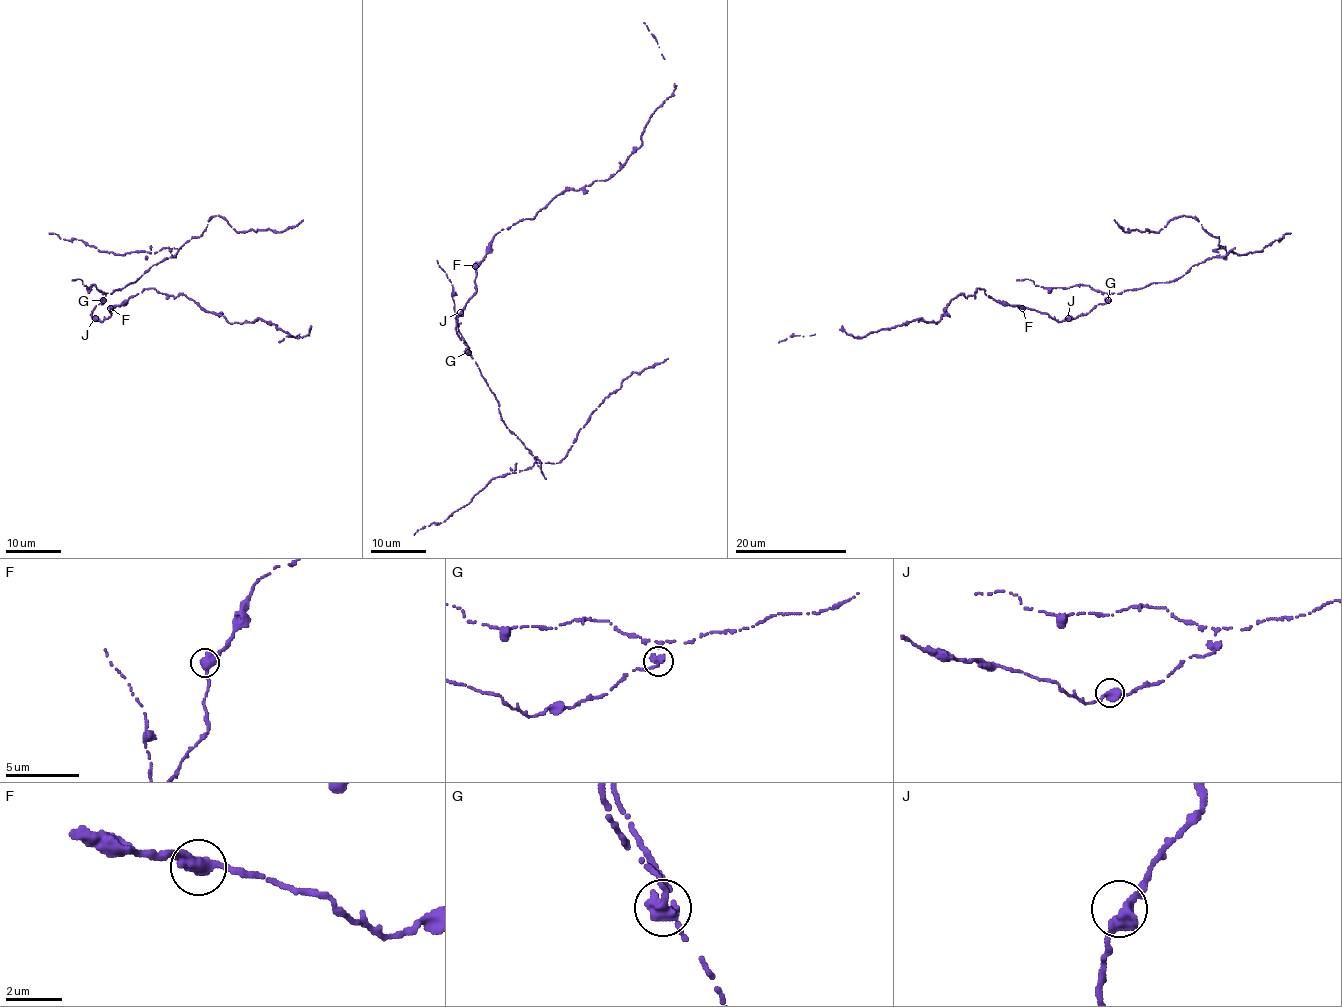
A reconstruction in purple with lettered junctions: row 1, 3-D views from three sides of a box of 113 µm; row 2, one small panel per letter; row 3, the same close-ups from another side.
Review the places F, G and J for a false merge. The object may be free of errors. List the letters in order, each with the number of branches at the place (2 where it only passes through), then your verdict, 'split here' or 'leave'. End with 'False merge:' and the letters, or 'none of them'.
F: 2 branches meet; leave
G: 2 branches meet; split here
J: 2 branches meet; leave
False merge: G

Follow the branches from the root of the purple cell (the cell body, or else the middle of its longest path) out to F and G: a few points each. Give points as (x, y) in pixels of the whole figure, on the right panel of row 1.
F: (1058, 322), (1047, 313), (1022, 308)
G: (1058, 322), (1086, 315), (1096, 305), (1108, 301)

